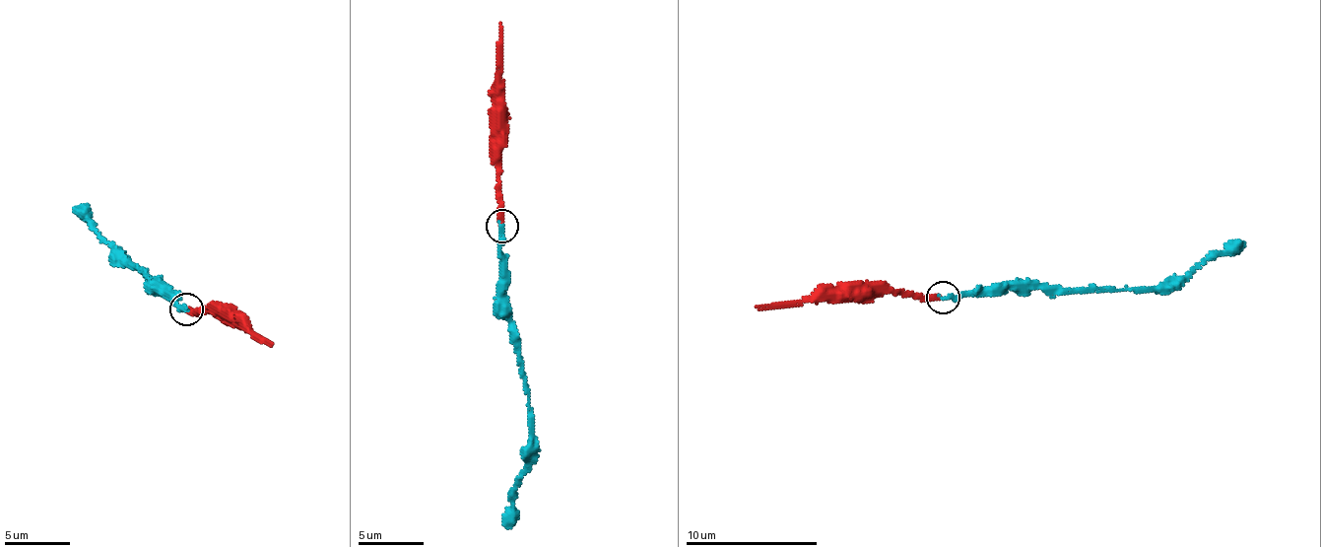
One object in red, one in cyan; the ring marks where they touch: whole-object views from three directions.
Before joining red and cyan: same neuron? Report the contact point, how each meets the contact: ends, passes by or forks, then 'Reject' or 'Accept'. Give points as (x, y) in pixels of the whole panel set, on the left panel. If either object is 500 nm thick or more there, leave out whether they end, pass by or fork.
Place: (186, 309). At the ring red ends. At the ring cyan ends. Accept

